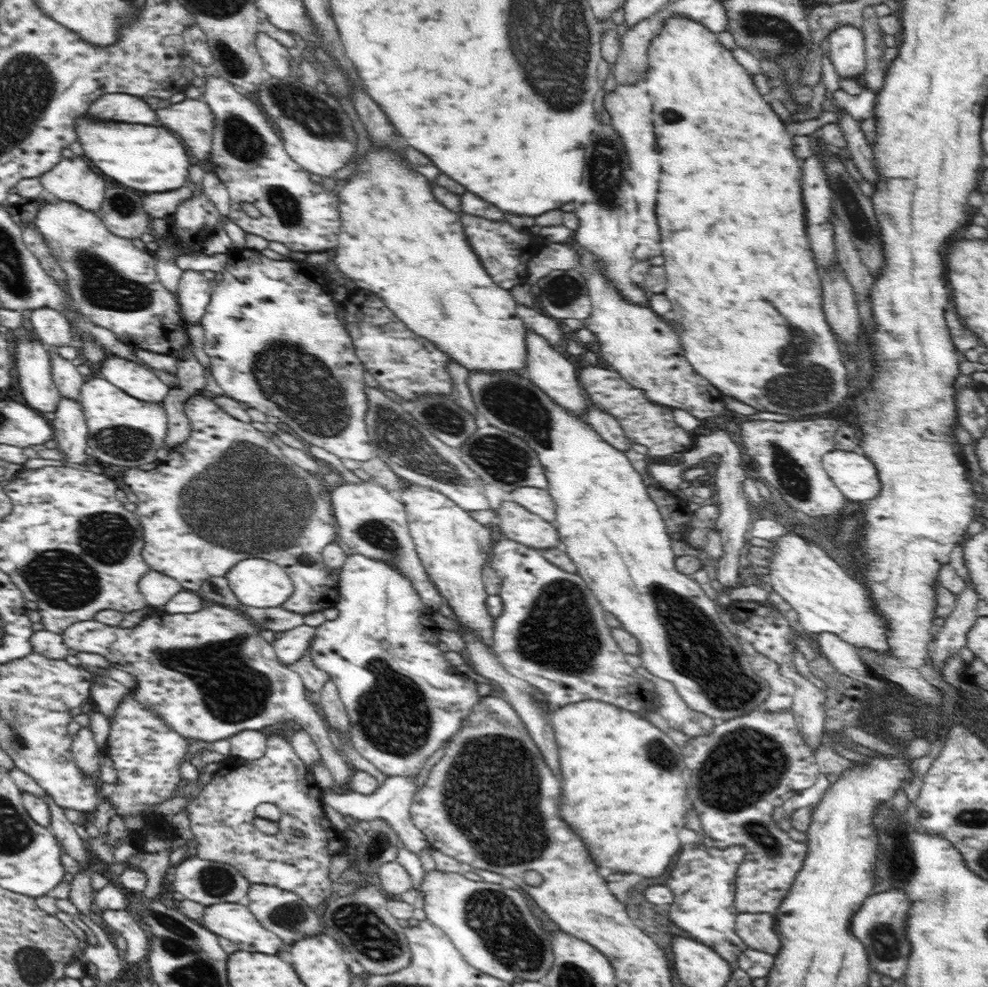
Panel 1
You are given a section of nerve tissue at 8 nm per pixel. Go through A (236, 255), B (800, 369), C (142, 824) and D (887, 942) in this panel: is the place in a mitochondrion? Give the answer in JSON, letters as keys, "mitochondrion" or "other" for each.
{"A":"other","B":"mitochondrion","C":"other","D":"mitochondrion"}

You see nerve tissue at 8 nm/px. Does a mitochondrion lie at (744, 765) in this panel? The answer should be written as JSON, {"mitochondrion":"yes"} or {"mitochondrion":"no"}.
{"mitochondrion":"yes"}

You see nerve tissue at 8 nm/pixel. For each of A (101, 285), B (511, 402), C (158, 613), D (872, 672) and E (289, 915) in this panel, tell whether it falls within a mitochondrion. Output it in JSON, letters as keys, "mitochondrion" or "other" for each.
{"A":"mitochondrion","B":"mitochondrion","C":"other","D":"other","E":"mitochondrion"}

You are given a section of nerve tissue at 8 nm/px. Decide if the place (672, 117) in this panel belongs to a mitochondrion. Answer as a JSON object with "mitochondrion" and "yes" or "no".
{"mitochondrion":"no"}

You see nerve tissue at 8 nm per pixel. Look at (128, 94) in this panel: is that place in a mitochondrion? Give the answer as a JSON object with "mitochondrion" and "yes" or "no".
{"mitochondrion":"no"}

